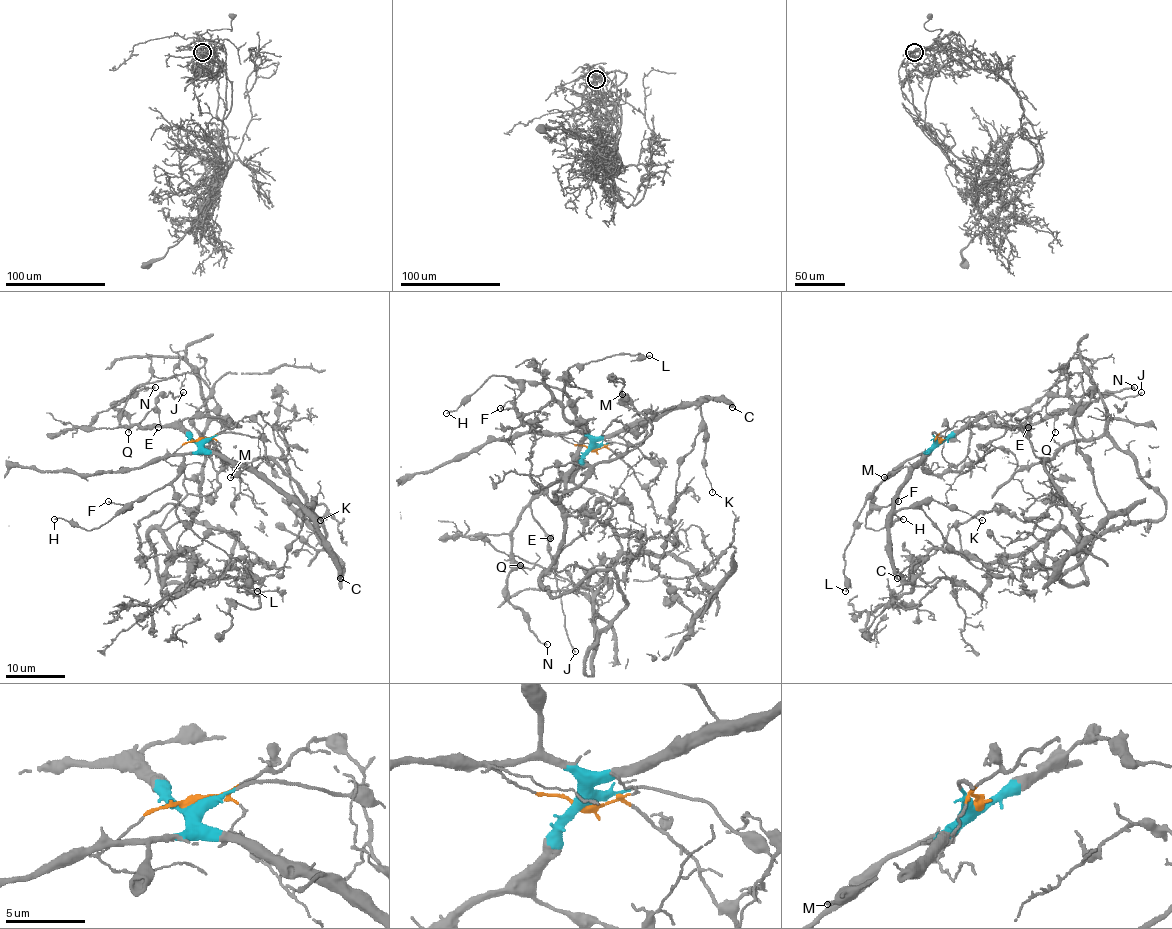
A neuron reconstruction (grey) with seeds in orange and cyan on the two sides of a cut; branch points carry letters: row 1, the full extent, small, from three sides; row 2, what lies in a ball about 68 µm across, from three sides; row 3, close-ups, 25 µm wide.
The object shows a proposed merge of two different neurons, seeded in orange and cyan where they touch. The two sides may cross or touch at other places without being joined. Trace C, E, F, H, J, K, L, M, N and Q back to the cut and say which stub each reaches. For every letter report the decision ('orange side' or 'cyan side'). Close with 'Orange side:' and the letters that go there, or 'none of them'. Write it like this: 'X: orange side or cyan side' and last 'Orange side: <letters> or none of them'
C: cyan side
E: cyan side
F: cyan side
H: cyan side
J: cyan side
K: cyan side
L: cyan side
M: cyan side
N: cyan side
Q: cyan side
Orange side: none of them

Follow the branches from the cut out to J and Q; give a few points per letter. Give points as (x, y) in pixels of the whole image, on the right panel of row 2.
J: (939, 442), (967, 426), (1006, 422), (1046, 395), (1081, 397), (1097, 391), (1125, 398), (1142, 392)
Q: (939, 442), (967, 426), (1022, 426), (1040, 423), (1052, 416), (1055, 417), (1055, 432)

